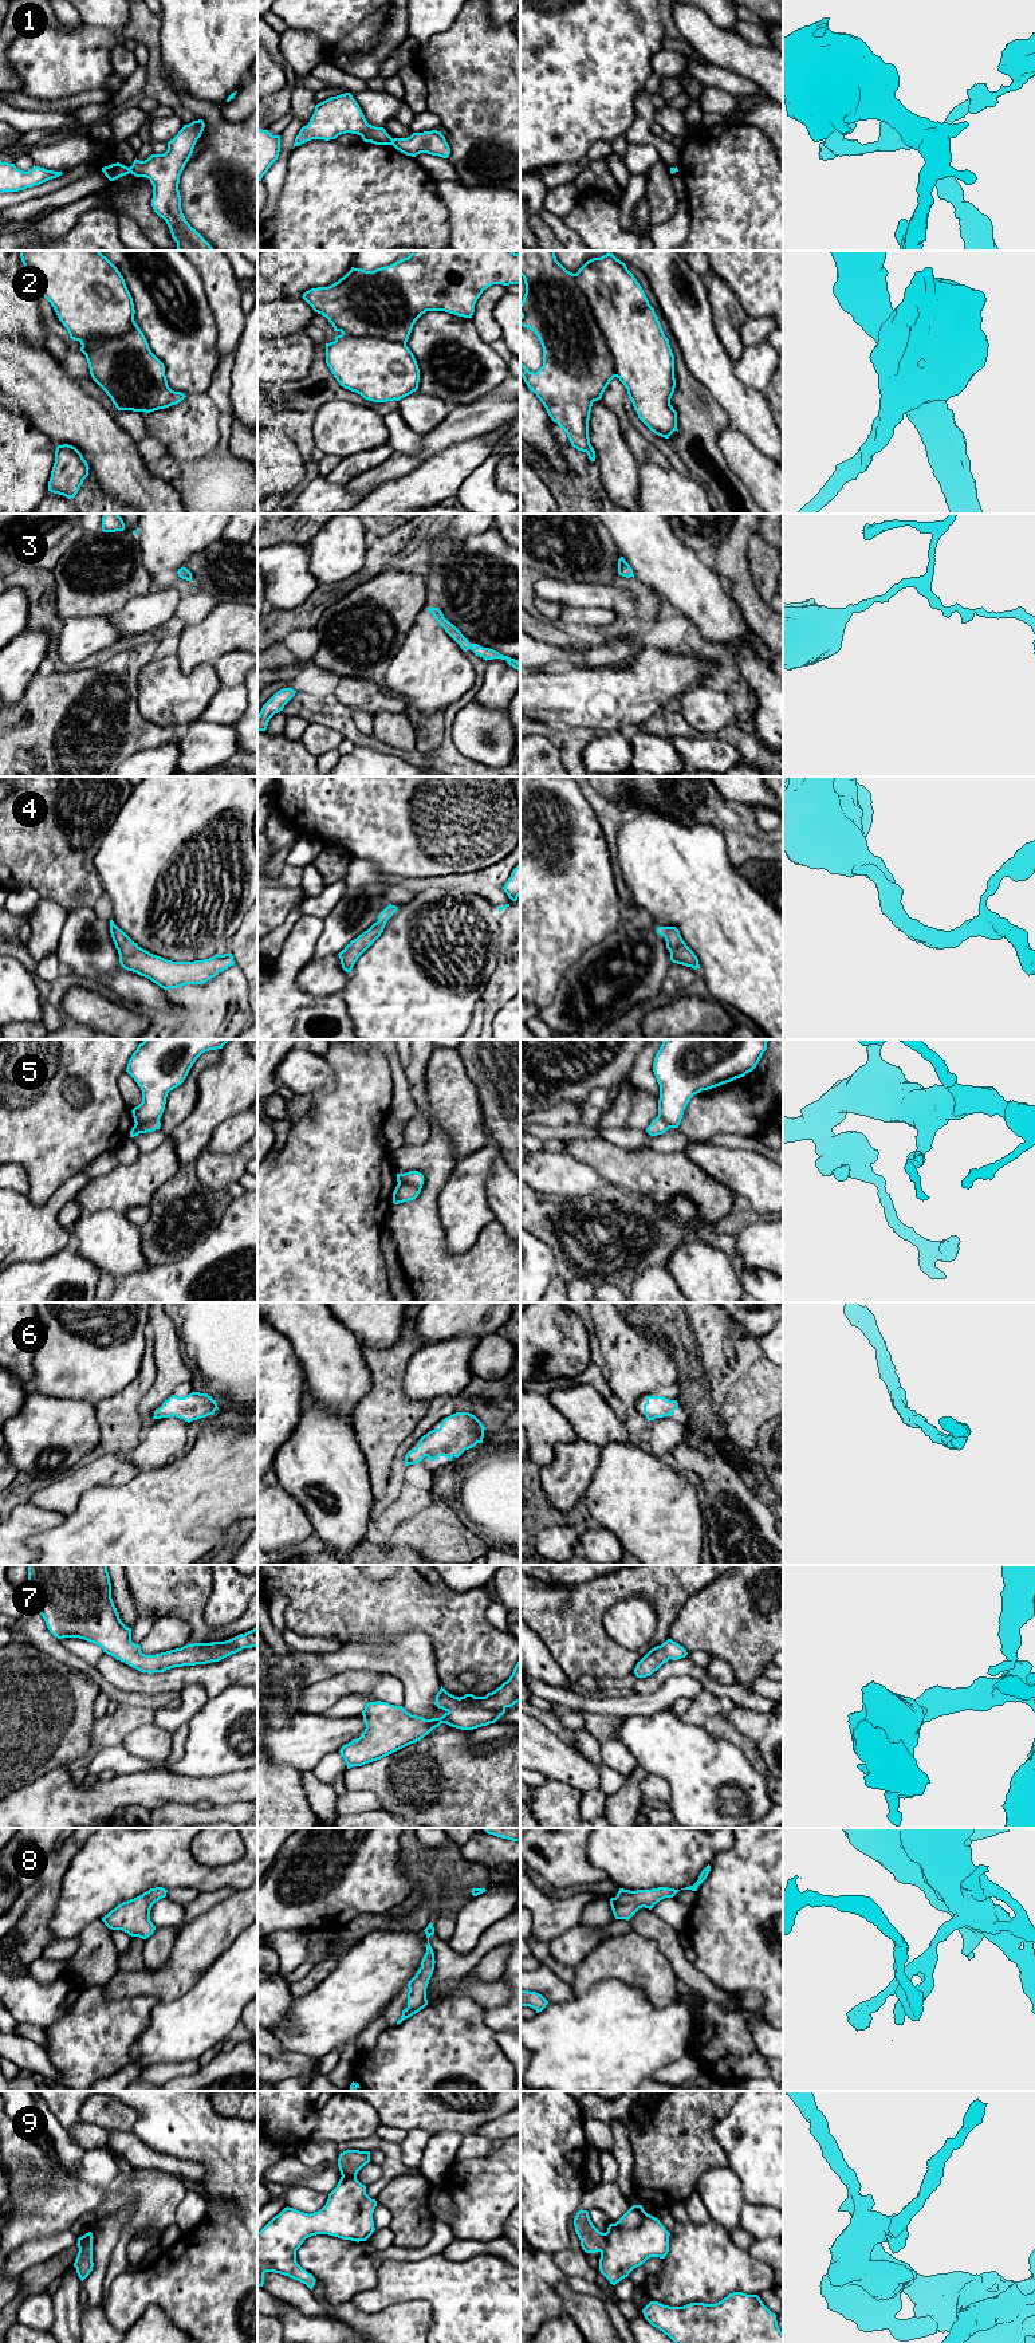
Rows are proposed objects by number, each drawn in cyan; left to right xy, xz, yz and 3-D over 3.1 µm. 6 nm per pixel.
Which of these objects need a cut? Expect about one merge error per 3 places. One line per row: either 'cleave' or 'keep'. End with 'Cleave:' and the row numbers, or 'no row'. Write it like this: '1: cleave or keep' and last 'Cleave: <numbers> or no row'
1: cleave
2: cleave
3: keep
4: keep
5: cleave
6: keep
7: keep
8: keep
9: cleave
Cleave: 1, 2, 5, 9

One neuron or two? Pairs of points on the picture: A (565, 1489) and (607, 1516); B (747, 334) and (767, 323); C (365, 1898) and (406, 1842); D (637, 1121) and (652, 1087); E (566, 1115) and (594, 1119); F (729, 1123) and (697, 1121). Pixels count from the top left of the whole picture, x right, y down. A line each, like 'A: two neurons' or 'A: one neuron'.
A: two neurons
B: one neuron
C: two neurons
D: two neurons
E: two neurons
F: one neuron

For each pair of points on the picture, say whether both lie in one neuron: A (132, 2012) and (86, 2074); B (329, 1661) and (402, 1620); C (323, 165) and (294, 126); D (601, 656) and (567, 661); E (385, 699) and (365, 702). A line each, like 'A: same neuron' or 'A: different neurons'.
A: same neuron
B: different neurons
C: different neurons
D: same neuron
E: same neuron

